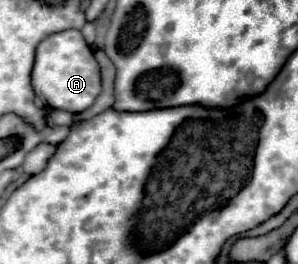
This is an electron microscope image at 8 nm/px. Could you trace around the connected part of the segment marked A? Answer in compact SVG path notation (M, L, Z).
M65 30L45 38L37 46L35 66L33 66L33 88L47 100L51 108L61 108L67 112L83 112L101 92L99 64L93 58L91 48L85 44L79 30Z

